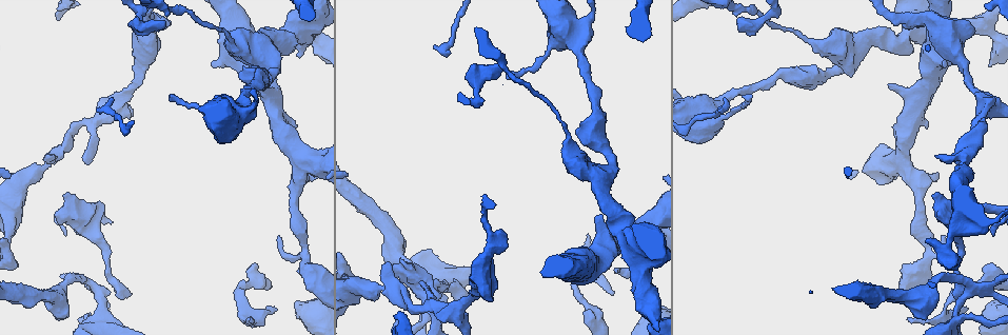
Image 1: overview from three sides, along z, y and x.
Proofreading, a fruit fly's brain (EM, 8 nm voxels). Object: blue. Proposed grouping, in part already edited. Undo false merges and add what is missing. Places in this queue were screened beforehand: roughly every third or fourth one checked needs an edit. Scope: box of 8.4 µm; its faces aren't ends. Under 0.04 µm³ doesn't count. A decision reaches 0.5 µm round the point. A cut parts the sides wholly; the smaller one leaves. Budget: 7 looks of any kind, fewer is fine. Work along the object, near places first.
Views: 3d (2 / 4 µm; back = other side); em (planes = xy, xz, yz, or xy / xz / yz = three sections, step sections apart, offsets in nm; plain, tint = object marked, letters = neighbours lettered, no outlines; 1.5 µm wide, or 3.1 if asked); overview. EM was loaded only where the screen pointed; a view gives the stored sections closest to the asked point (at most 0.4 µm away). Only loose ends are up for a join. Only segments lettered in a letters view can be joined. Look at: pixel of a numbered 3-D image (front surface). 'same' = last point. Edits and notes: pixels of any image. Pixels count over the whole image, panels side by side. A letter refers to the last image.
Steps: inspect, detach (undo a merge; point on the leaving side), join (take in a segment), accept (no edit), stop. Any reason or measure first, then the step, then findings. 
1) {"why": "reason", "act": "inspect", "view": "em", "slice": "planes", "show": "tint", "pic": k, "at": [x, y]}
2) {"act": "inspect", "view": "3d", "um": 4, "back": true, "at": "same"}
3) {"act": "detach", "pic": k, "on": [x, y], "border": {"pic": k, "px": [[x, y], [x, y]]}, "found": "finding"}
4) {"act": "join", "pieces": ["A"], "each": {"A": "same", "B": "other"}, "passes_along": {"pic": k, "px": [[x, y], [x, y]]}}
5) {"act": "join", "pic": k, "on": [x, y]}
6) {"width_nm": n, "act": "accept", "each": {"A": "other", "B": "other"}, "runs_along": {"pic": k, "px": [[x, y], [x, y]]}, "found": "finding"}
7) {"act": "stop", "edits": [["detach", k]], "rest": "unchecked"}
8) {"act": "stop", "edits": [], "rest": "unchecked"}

{"why": "thin neck", "act": "inspect", "view": "3d", "um": 2, "pic": 1, "at": [970, 294]}

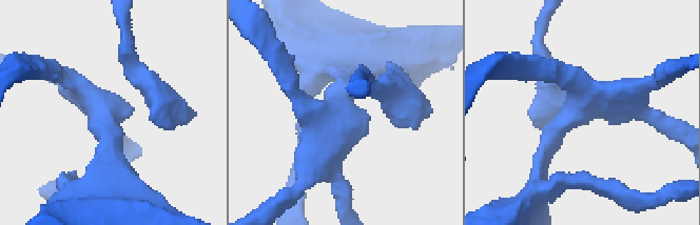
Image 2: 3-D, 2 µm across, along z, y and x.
{"act": "inspect", "view": "em", "slice": "planes", "show": "tint", "pic": 2, "at": [99, 108]}

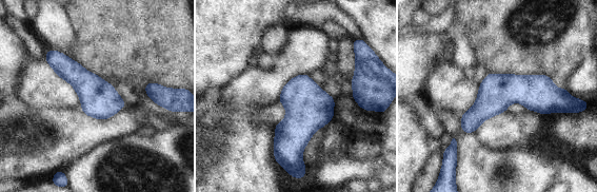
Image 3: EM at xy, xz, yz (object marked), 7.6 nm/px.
{"act": "inspect", "view": "em", "slice": "planes", "show": "letters", "at": "same"}

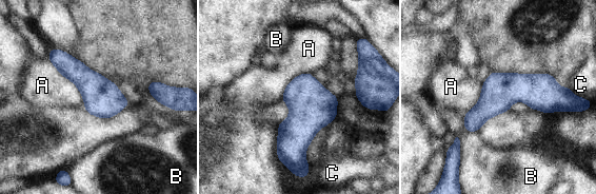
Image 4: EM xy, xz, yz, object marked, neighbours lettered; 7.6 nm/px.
{"width_nm": 280, "act": "accept", "each": {"A": "other", "B": "other", "C": "other"}, "runs_along": {"pic": 4, "px": [[581, 102], [501, 94], [468, 128]]}, "found": "all the same cell"}

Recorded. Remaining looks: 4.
{"why": "an open end", "act": "inspect", "view": "em", "slice": "xy", "step": 8, "show": "tint", "pic": 1, "at": [966, 309]}

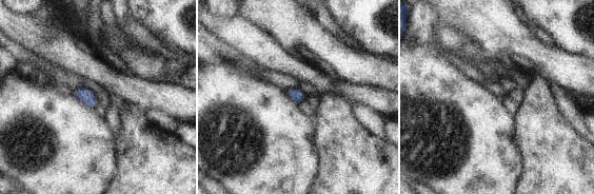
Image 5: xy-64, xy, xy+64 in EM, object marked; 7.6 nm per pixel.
{"act": "inspect", "view": "em", "slice": "planes", "show": "letters", "at": "same"}

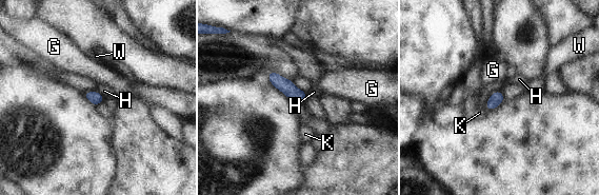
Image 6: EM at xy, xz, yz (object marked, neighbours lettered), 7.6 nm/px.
{"width_nm": 90, "act": "accept", "each": {"G": "other", "H": "other", "K": "other", "W": "other"}, "found": "none of them fits"}

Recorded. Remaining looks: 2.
{"why": "thin end", "act": "inspect", "view": "em", "slice": "planes", "show": "letters", "pic": 1, "at": [170, 95]}

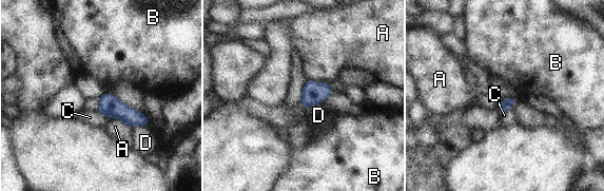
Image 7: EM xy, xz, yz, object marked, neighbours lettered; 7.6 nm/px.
{"act": "accept", "each": {"A": "other", "B": "other", "C": "other", "D": "other"}, "border": {"pic": 7, "px": [[104, 92], [111, 93]]}, "found": "none of them fits"}

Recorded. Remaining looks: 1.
{"act": "stop", "edits": [], "rest": "unchecked"}

